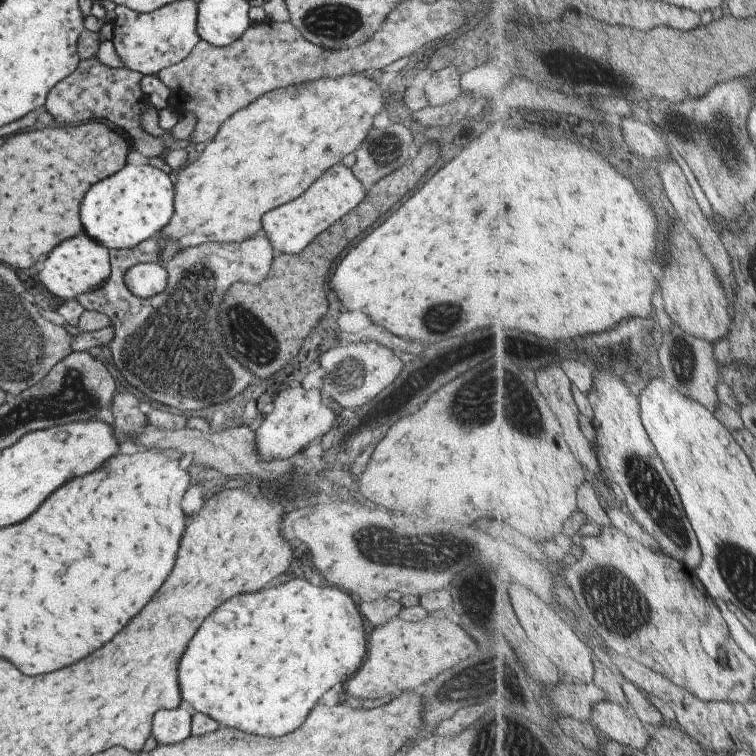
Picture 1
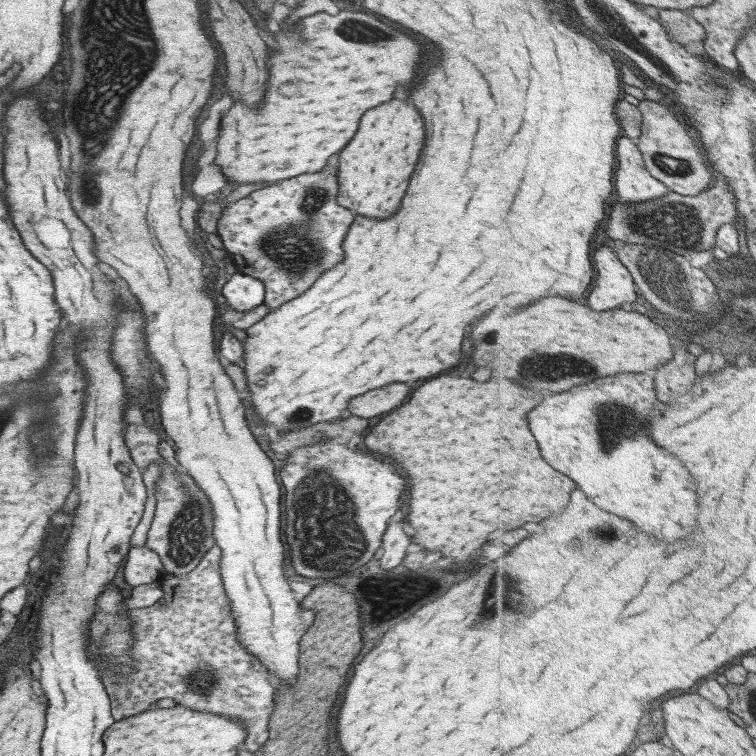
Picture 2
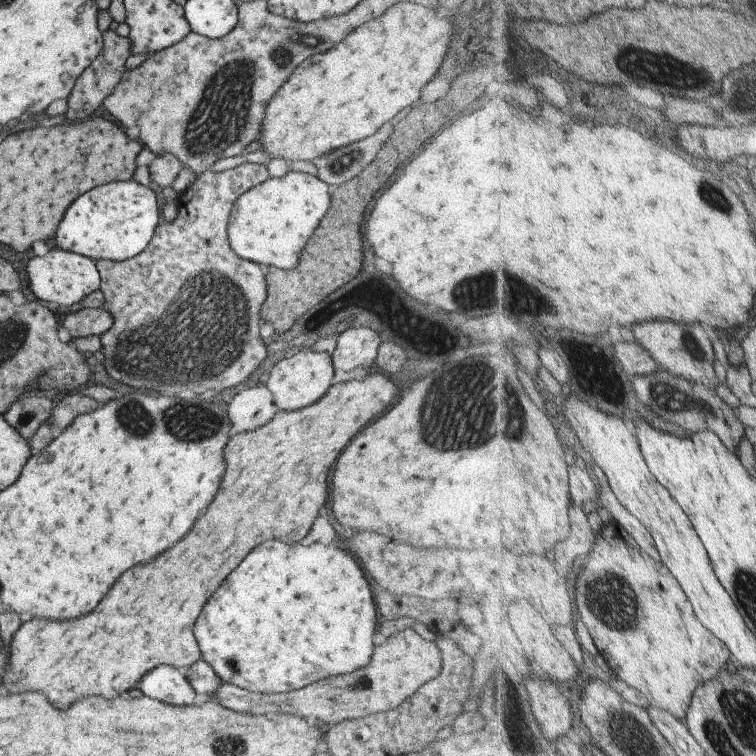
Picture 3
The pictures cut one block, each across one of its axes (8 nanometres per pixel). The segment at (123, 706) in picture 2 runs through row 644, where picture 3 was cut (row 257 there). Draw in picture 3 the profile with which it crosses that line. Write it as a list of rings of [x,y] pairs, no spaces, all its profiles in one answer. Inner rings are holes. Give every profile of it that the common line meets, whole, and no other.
[[[247,162],[219,172],[203,171],[190,188],[178,196],[177,216],[157,224],[153,236],[139,254],[124,261],[94,260],[100,276],[98,289],[104,298],[102,308],[112,318],[111,326],[98,336],[103,354],[101,369],[107,376],[139,391],[142,388],[153,390],[159,380],[179,384],[199,380],[199,384],[191,382],[187,388],[197,388],[197,392],[227,392],[227,388],[235,388],[235,384],[243,382],[257,368],[265,358],[265,342],[261,342],[257,334],[258,312],[267,294],[265,271],[262,266],[237,256],[231,250],[226,226],[235,200],[267,178],[269,173],[263,164]]]

